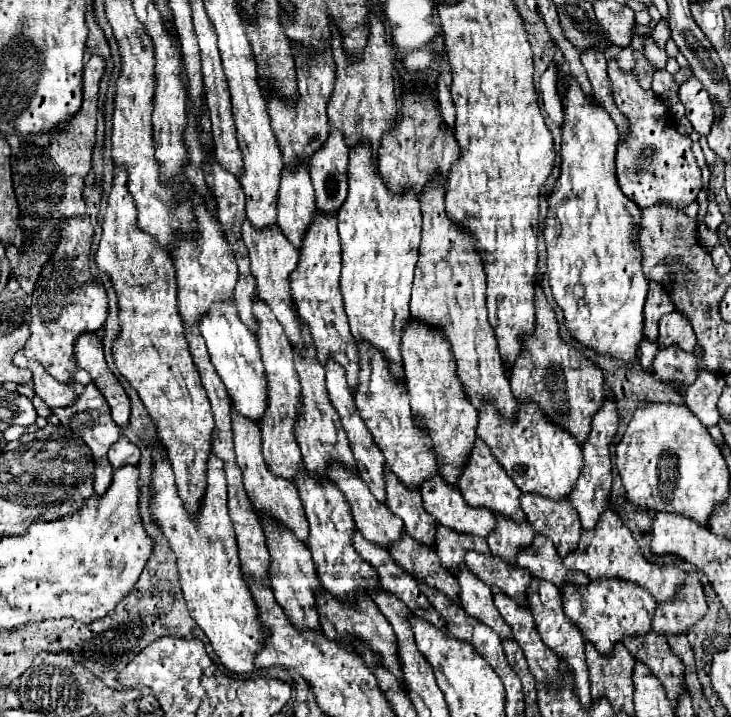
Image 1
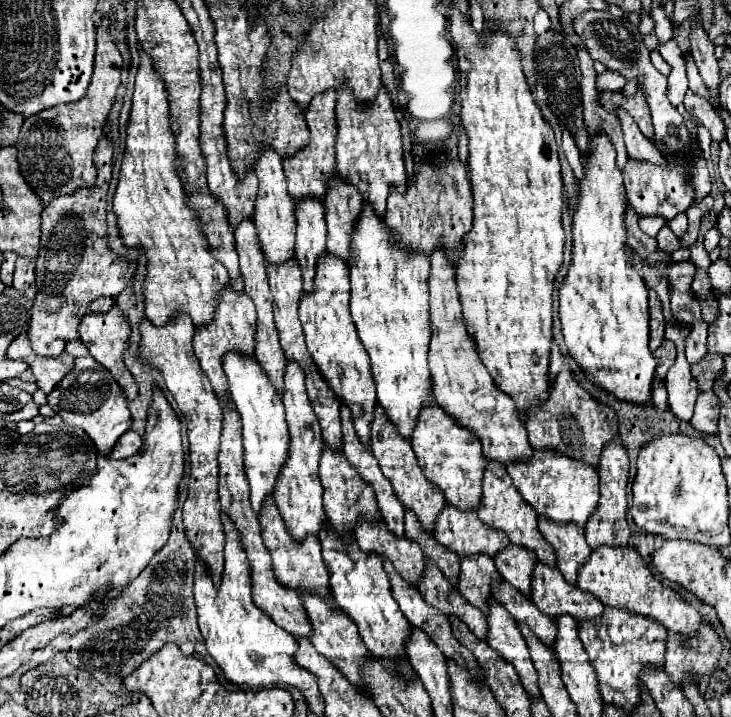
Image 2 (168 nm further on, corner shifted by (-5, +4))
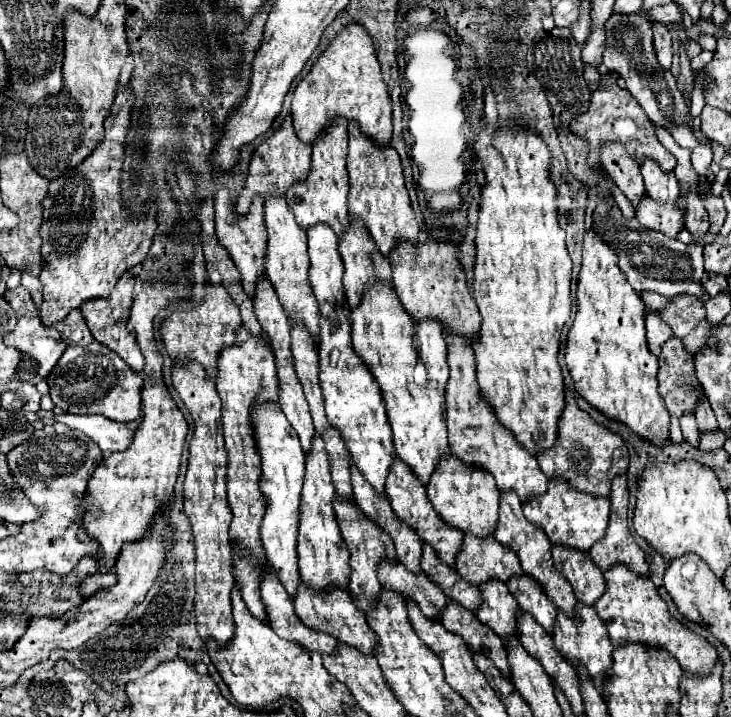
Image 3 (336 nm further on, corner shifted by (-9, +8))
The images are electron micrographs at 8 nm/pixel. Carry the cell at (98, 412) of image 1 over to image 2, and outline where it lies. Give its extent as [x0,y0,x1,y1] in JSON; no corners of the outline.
[47,356,131,456]

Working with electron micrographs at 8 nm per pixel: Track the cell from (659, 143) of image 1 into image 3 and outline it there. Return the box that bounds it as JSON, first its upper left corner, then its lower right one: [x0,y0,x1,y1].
[637,196,683,238]

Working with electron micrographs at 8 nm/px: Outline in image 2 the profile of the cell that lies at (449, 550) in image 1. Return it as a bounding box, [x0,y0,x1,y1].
[459,556,501,612]

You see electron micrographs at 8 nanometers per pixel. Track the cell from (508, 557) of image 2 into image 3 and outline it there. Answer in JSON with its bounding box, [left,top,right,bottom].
[507,576,557,634]

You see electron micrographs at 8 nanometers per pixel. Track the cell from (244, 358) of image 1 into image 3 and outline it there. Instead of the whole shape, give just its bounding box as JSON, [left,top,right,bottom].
[251,404,305,598]

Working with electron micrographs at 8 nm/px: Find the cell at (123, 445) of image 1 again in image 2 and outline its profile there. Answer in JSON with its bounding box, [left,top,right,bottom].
[111,430,143,460]

